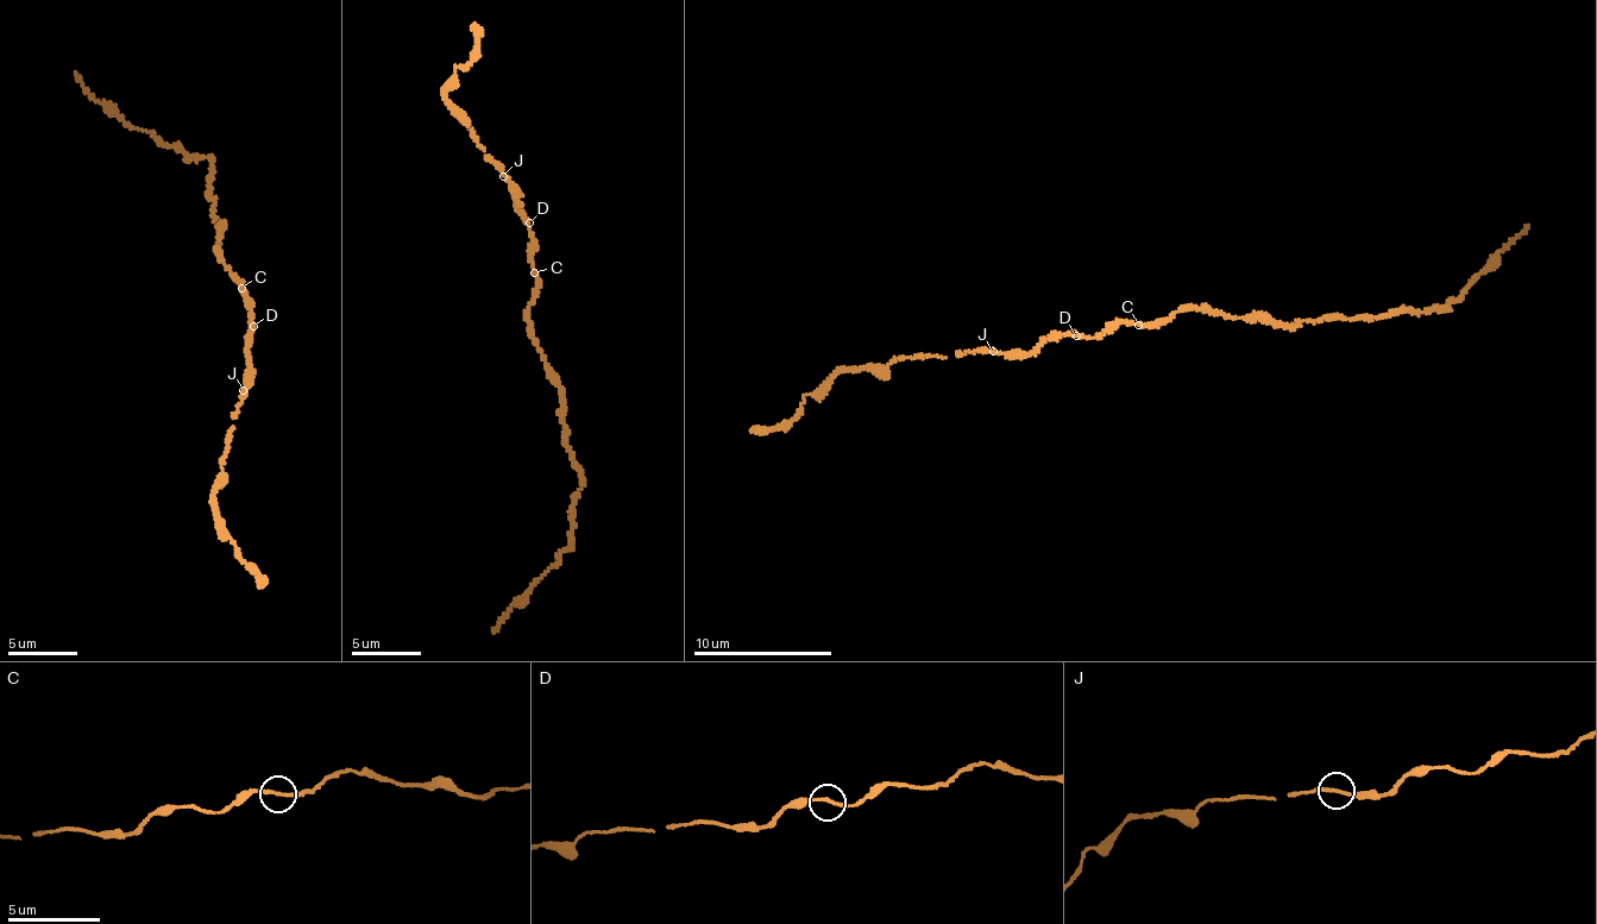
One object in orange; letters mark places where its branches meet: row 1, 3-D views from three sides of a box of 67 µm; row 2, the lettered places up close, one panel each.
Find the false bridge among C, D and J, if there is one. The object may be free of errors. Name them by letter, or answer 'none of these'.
C

